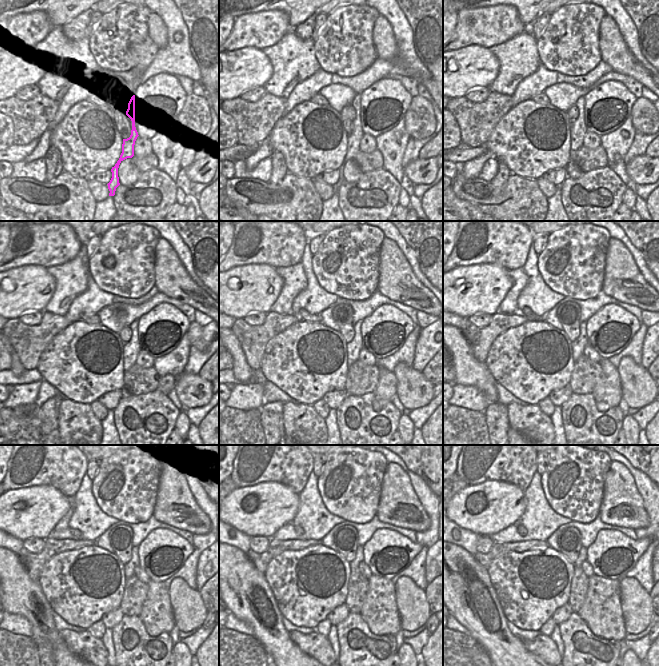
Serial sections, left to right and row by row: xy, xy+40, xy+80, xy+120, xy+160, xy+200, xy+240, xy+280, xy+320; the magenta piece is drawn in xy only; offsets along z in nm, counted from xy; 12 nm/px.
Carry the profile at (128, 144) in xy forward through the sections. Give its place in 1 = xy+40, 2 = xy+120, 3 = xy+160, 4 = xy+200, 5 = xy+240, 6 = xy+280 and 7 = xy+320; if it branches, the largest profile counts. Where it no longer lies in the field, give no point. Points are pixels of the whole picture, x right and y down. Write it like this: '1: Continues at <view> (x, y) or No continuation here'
1: Continues at xy+40 (353, 139)
2: Continues at xy+120 (129, 335)
3: Continues at xy+160 (342, 313)
4: Continues at xy+200 (568, 313)
5: Continues at xy+240 (120, 539)
6: Continues at xy+280 (346, 537)
7: Continues at xy+320 (569, 541).

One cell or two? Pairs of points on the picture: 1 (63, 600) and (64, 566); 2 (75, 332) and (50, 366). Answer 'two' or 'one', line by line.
1: one
2: one

